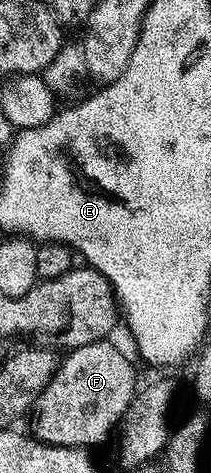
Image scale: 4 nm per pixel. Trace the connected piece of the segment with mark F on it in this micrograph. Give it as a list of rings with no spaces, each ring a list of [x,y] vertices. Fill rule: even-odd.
[[[111,339],[99,340],[98,342],[90,342],[86,346],[78,346],[71,349],[67,353],[68,356],[59,361],[56,373],[50,378],[49,384],[40,392],[34,405],[34,415],[36,414],[36,432],[34,431],[35,439],[40,440],[43,444],[53,444],[54,446],[66,446],[67,448],[86,448],[89,450],[95,449],[95,444],[100,444],[108,435],[110,437],[117,431],[120,420],[126,414],[127,408],[130,406],[133,399],[138,393],[138,385],[136,386],[136,372],[132,369],[132,364],[112,345]]]

